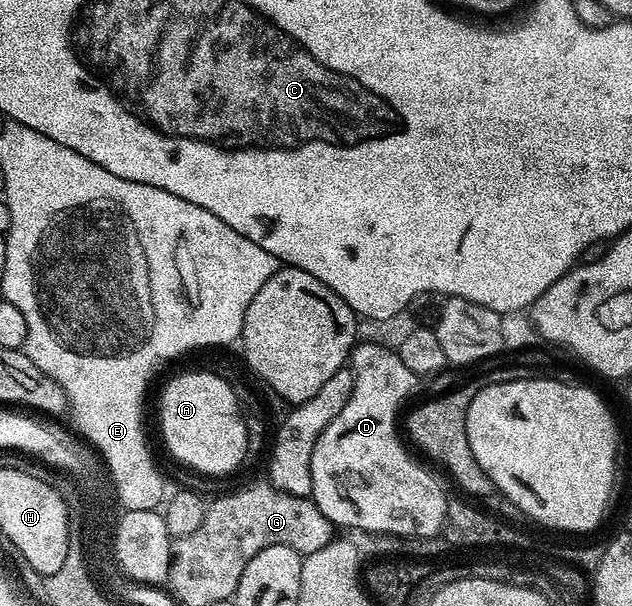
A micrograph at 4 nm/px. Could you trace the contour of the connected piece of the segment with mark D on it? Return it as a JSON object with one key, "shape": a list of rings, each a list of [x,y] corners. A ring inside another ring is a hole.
{"shape":[[[367,341],[359,342],[354,350],[350,352],[348,366],[354,373],[352,397],[348,397],[348,405],[344,405],[344,409],[340,409],[340,413],[336,413],[336,417],[332,417],[328,429],[324,429],[324,433],[320,433],[320,437],[316,441],[316,449],[312,449],[312,489],[310,490],[310,495],[314,500],[314,504],[320,509],[320,513],[324,513],[324,517],[328,517],[328,521],[333,523],[335,528],[338,529],[344,527],[343,529],[366,530],[378,534],[394,535],[397,537],[414,536],[416,538],[432,537],[439,534],[445,525],[448,495],[442,492],[442,487],[438,484],[437,477],[432,472],[425,471],[406,452],[407,444],[405,442],[402,444],[398,440],[398,431],[400,435],[400,412],[403,410],[402,402],[409,397],[410,390],[413,389],[414,383],[416,383],[416,377],[412,373],[412,369],[408,369],[408,365],[404,365],[404,361],[400,361],[397,350],[388,348],[384,344]],[[410,495],[414,495],[414,503],[390,503],[390,499],[410,499]]]}

